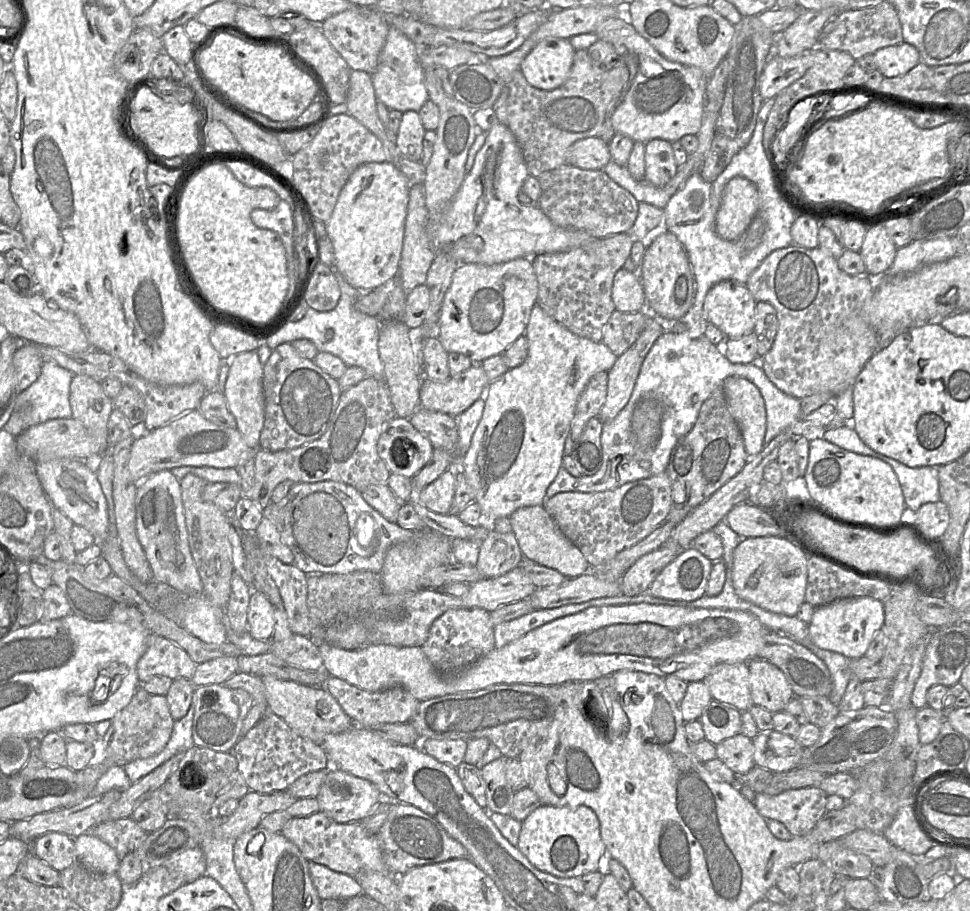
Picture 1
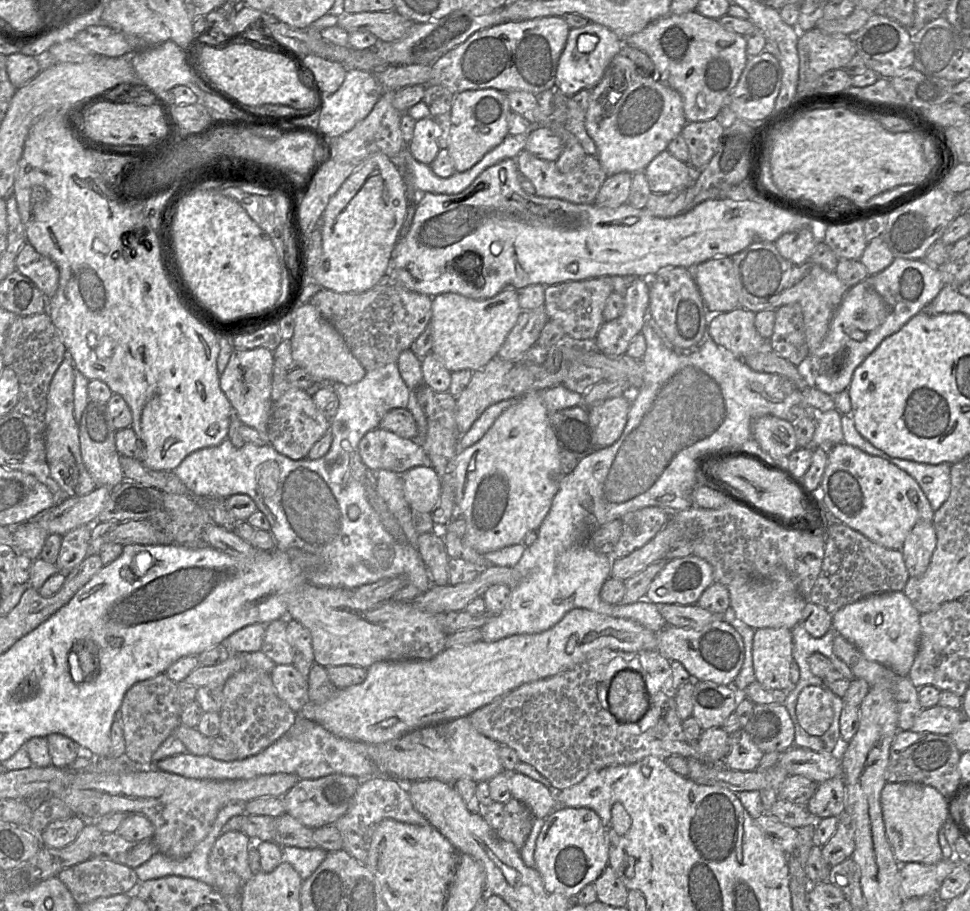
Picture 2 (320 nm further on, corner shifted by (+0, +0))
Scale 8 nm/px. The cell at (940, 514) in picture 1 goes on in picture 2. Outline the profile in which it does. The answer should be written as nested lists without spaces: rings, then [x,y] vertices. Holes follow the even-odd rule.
[[[919,521],[905,539],[902,553],[910,577],[923,575],[937,545],[933,521]]]

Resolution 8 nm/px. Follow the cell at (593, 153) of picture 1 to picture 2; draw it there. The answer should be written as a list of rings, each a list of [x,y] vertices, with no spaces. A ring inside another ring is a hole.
[[[531,125],[525,150],[541,160],[556,162],[563,144],[558,134],[549,127]]]

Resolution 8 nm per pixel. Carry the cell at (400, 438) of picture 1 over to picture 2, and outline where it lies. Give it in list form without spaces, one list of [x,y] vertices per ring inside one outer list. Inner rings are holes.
[[[380,427],[367,432],[358,449],[370,472],[385,469],[402,475],[411,468],[431,465],[419,440],[402,438]]]

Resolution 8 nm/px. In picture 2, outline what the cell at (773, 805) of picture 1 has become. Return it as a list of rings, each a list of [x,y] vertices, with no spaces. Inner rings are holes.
[[[843,776],[819,783],[806,808],[818,819],[842,815],[846,810],[846,787]]]

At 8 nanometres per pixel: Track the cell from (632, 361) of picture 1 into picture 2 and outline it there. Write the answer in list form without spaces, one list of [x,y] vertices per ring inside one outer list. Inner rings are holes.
[[[628,396],[607,399],[588,409],[597,448],[610,446],[621,436],[630,410]]]

